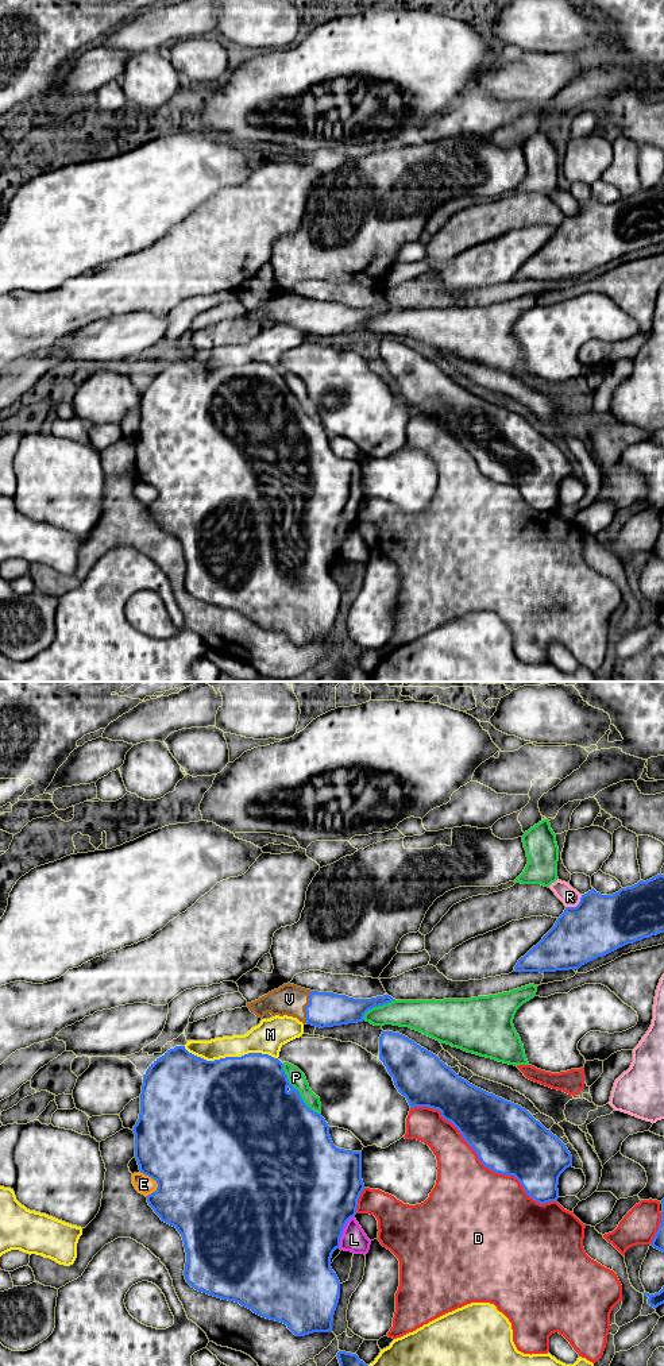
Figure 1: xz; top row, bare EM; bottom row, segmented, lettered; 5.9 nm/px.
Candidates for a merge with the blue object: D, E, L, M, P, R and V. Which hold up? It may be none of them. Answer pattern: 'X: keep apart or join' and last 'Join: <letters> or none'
D: keep apart
E: keep apart
L: keep apart
M: keep apart
P: keep apart
R: keep apart
V: join
Join: V

